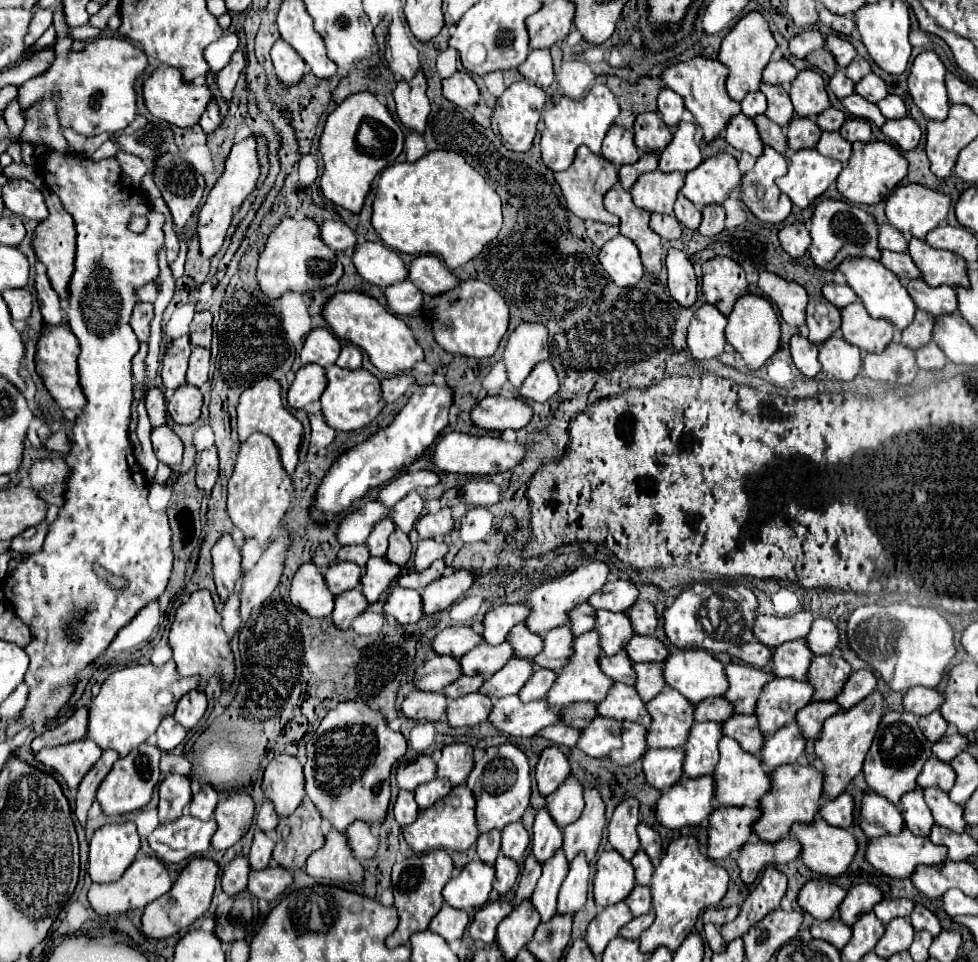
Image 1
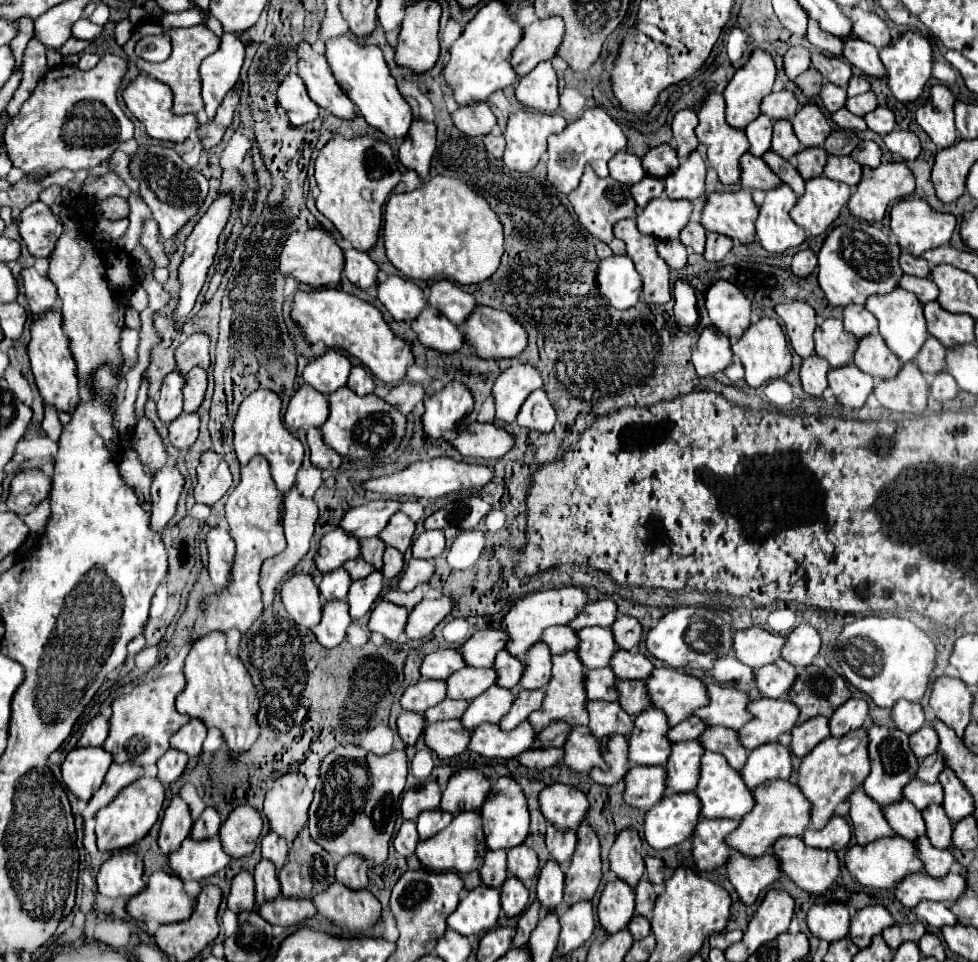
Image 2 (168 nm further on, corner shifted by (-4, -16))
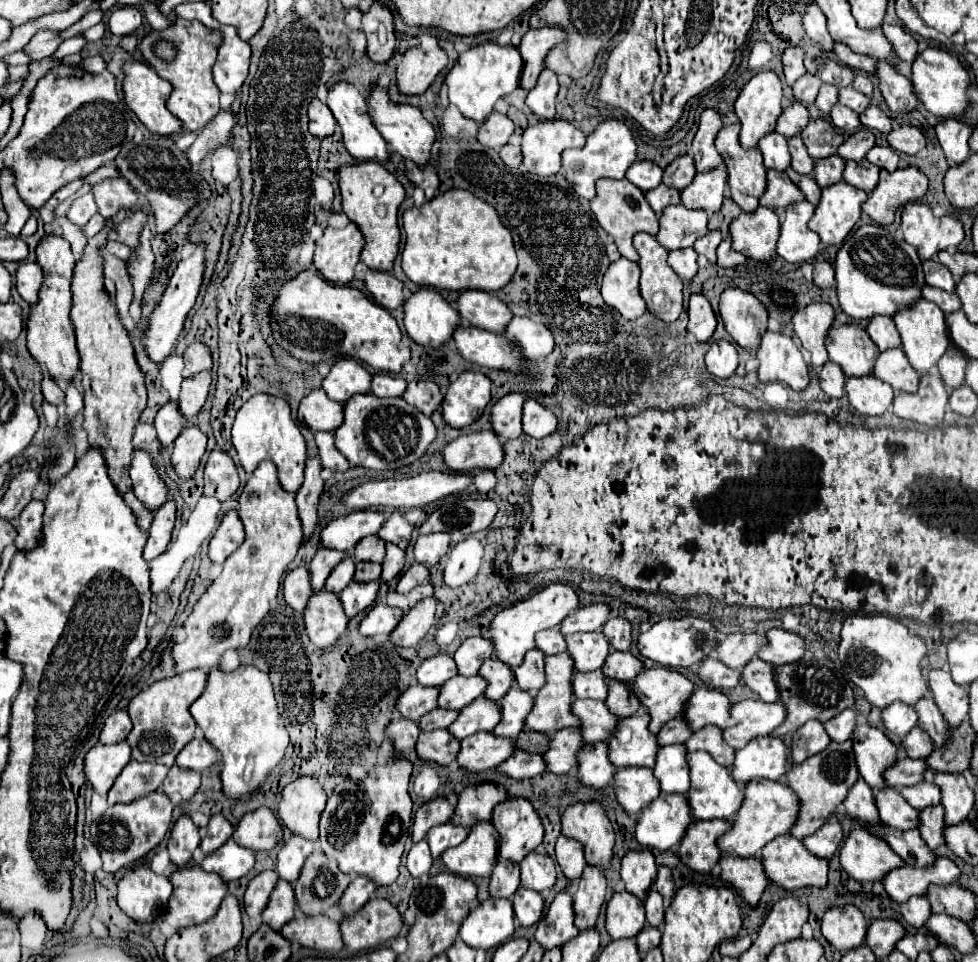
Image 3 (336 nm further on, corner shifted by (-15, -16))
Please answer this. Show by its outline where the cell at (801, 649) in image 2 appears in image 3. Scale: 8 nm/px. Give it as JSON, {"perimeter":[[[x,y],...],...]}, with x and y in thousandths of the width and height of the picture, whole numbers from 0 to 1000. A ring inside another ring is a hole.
{"perimeter":[[[797,653],[784,655],[782,661],[784,661],[784,669],[774,678],[774,684],[778,684],[780,688],[786,688],[790,692],[801,692],[821,684],[825,669],[819,661]]]}

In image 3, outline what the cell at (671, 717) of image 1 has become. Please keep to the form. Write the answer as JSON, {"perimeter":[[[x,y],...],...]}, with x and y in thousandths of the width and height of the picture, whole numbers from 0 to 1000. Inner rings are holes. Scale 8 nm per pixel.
{"perimeter":[[[657,736],[649,744],[633,748],[629,761],[621,767],[621,786],[627,796],[670,796],[670,784],[674,780],[674,773],[670,769],[670,763],[662,759],[662,753],[664,744],[662,740],[657,740]]]}

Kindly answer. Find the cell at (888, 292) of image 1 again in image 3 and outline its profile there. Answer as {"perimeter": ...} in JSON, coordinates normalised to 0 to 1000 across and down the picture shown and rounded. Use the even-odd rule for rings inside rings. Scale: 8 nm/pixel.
{"perimeter":[[[938,312],[931,320],[925,320],[921,322],[915,331],[913,331],[919,347],[921,347],[921,353],[923,353],[923,364],[931,376],[931,380],[946,389],[950,387],[952,383],[958,380],[960,372],[964,370],[964,366],[968,366],[972,353],[970,353],[970,345],[968,345],[968,337],[966,337],[966,326],[952,314],[948,312]]]}

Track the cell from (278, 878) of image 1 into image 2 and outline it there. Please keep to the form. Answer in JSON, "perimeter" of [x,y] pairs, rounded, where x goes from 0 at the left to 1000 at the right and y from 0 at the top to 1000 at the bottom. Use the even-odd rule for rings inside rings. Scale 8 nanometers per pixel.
{"perimeter":[[[286,929],[282,936],[276,936],[274,940],[266,940],[264,950],[276,960],[299,963],[321,952],[323,944],[315,933],[292,933]]]}

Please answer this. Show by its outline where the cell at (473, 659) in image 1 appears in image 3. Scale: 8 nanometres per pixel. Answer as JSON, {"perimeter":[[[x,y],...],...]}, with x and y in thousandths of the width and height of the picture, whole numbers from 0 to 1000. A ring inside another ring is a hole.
{"perimeter":[[[463,703],[461,707],[457,707],[457,711],[449,713],[447,734],[469,740],[478,732],[482,732],[488,723],[492,723],[496,713],[498,713],[498,709],[492,703],[482,703],[482,705]]]}

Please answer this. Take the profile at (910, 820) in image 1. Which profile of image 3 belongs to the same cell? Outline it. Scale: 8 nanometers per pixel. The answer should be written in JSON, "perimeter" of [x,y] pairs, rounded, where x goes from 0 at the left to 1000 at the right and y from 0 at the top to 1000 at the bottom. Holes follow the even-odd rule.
{"perimeter":[[[901,819],[895,823],[895,838],[903,857],[919,863],[931,863],[940,857],[940,844],[923,832],[917,819]]]}

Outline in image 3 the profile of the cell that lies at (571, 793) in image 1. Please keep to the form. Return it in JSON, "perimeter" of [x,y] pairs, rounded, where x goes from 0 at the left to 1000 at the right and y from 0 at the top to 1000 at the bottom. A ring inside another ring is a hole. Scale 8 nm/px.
{"perimeter":[[[572,869],[570,877],[567,877],[567,890],[570,896],[576,904],[576,909],[580,911],[580,915],[588,915],[596,909],[596,902],[600,900],[598,892],[596,892],[596,879],[590,873]]]}

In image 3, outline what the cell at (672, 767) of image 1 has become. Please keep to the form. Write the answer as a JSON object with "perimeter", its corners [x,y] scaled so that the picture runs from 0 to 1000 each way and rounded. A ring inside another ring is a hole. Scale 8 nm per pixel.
{"perimeter":[[[633,798],[627,807],[629,832],[643,846],[653,846],[670,827],[676,825],[666,798]]]}

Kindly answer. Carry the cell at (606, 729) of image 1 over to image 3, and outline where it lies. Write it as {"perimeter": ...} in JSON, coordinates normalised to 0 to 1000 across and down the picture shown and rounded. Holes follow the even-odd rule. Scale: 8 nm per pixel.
{"perimeter":[[[576,757],[561,767],[561,778],[555,782],[557,798],[565,805],[582,805],[588,798],[588,784],[596,775],[592,757]]]}

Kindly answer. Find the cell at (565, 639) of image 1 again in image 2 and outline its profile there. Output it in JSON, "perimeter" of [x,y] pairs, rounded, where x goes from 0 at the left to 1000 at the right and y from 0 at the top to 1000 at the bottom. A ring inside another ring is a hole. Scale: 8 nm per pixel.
{"perimeter":[[[556,667],[546,669],[536,690],[538,690],[538,696],[534,701],[532,713],[538,717],[558,715],[560,707],[564,705],[564,678],[560,678],[560,669]]]}

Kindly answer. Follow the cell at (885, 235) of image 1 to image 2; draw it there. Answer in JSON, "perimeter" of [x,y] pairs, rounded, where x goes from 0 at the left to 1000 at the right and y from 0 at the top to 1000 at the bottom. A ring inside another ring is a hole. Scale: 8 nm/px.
{"perimeter":[[[928,262],[920,264],[920,279],[924,285],[933,285],[933,287],[941,287],[941,289],[947,289],[951,285],[951,274],[945,268],[937,268]]]}

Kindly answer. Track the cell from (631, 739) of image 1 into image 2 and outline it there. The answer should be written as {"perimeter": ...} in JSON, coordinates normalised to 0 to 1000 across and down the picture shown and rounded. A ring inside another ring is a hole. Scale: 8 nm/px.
{"perimeter":[[[626,763],[620,769],[620,780],[618,780],[618,790],[622,792],[624,800],[616,802],[613,798],[607,798],[603,802],[605,811],[618,817],[626,817],[634,811],[638,811],[638,807],[642,805],[642,769],[636,763]]]}

